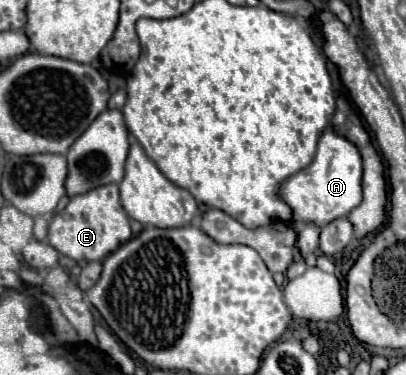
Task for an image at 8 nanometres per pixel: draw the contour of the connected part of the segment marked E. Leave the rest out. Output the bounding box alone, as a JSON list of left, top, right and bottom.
[47,183,131,263]

